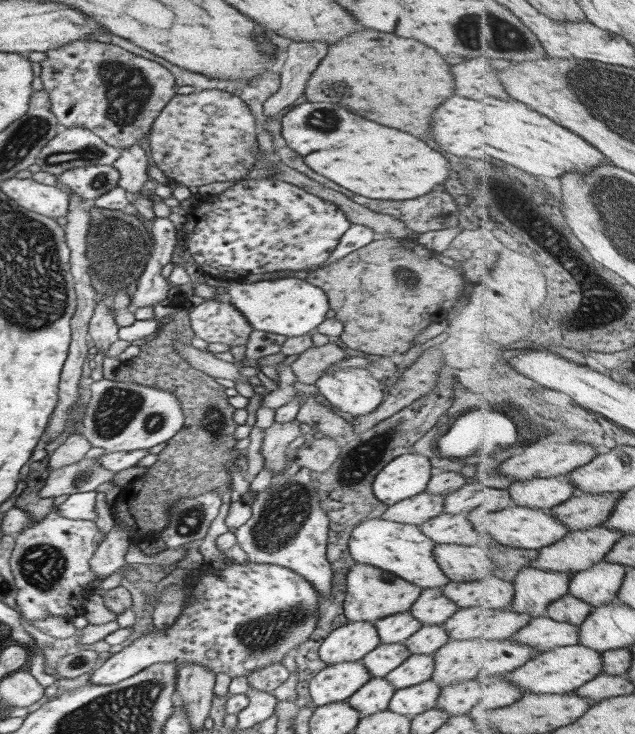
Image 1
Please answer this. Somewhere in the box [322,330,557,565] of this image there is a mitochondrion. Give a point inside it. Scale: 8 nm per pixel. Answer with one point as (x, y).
(358, 463)

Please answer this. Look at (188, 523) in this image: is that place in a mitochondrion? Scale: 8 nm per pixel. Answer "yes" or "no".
yes

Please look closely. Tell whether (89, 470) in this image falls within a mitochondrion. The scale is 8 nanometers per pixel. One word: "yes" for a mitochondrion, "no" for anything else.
yes

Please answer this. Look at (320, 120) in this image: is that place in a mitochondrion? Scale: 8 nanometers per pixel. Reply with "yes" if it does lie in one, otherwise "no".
yes

